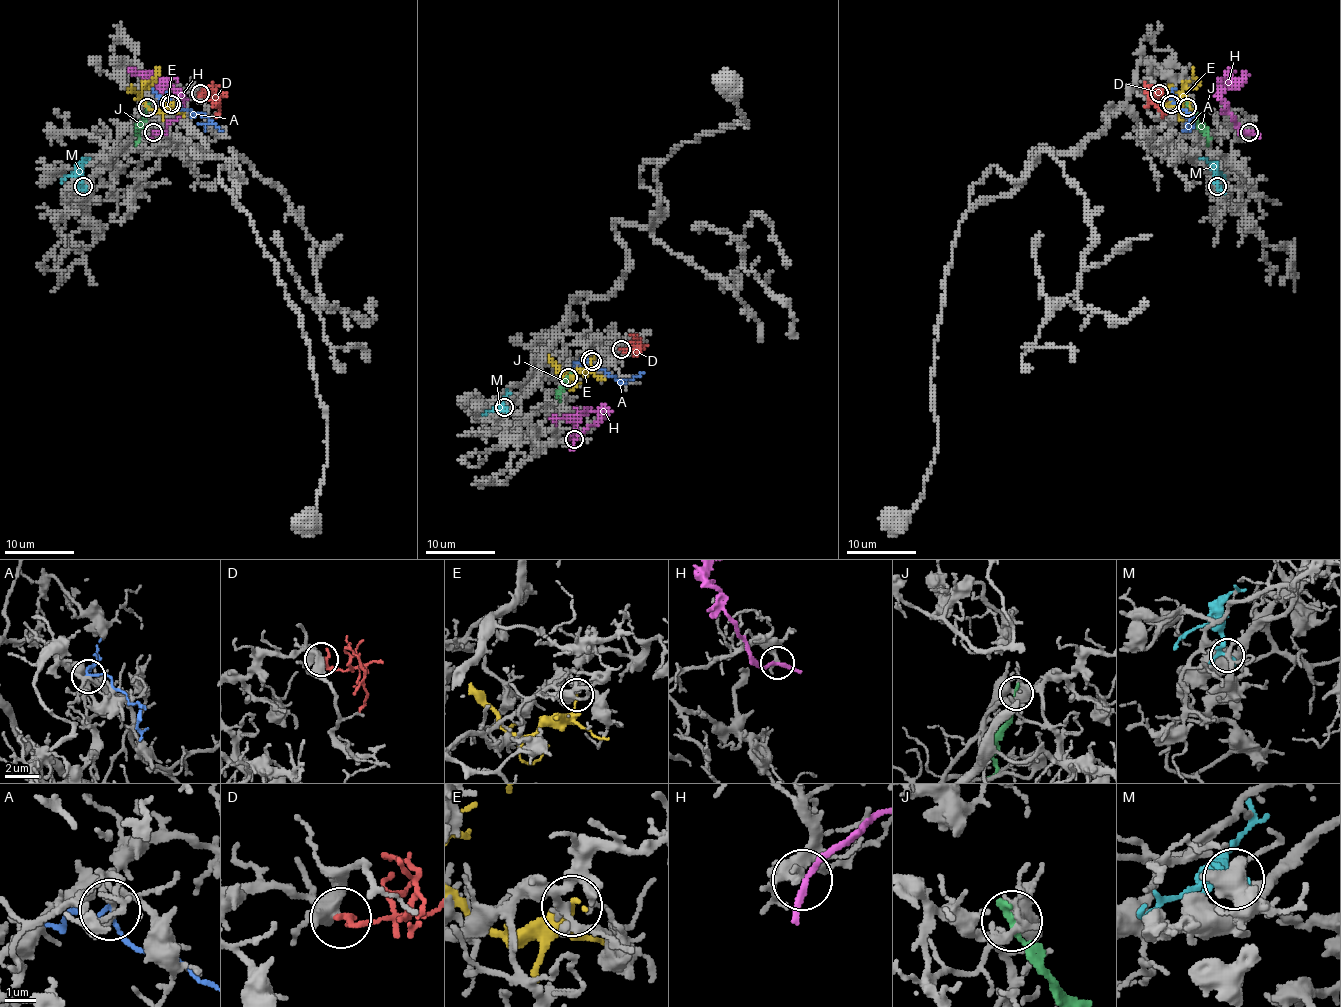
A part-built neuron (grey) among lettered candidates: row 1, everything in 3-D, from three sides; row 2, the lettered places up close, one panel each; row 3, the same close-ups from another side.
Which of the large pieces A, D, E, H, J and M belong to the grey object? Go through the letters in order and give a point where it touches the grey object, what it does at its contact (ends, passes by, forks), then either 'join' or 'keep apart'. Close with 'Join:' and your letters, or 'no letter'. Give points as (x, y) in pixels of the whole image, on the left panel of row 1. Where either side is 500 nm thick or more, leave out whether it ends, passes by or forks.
A: meets grey at (169, 103); it forks there; keep apart
D: meets grey at (200, 93); it ends there; join
E: meets grey at (171, 104); it ends there; keep apart
H: meets grey at (153, 132); it passes by; keep apart
J: meets grey at (147, 107); it ends there; keep apart
M: meets grey at (83, 186); it passes by; keep apart
Join: D

